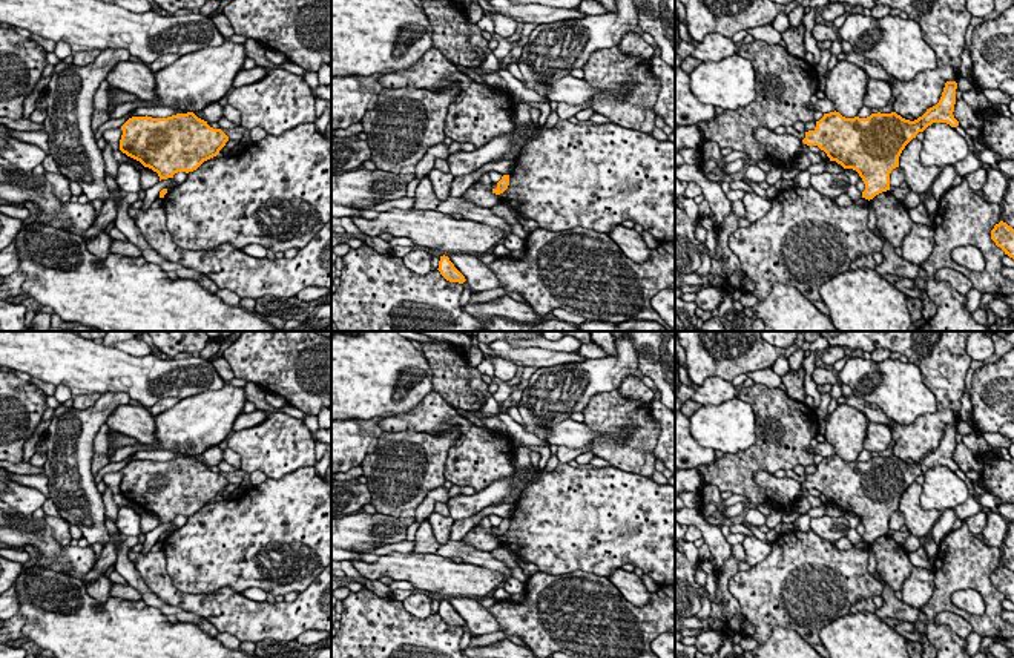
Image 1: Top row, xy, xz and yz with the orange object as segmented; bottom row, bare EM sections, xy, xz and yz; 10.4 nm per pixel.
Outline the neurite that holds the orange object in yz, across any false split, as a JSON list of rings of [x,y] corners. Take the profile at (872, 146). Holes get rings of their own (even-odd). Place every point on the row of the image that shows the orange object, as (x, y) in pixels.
[[[947,81],[939,103],[914,121],[896,112],[871,114],[867,118],[845,118],[839,112],[824,114],[813,130],[802,140],[807,146],[818,146],[830,161],[844,169],[853,169],[865,184],[862,198],[873,199],[890,190],[890,173],[899,167],[899,156],[905,146],[933,123],[957,127],[954,118],[956,81]]]

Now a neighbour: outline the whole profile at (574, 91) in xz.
[[[566,75],[560,80],[546,80],[545,92],[549,101],[574,106],[588,106],[592,98],[600,94],[597,87],[572,75]]]

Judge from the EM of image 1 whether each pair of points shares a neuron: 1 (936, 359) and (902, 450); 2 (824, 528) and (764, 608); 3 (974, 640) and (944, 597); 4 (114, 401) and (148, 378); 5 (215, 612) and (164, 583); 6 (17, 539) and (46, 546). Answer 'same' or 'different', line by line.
1: same
2: different
3: different
4: different
5: same
6: same

